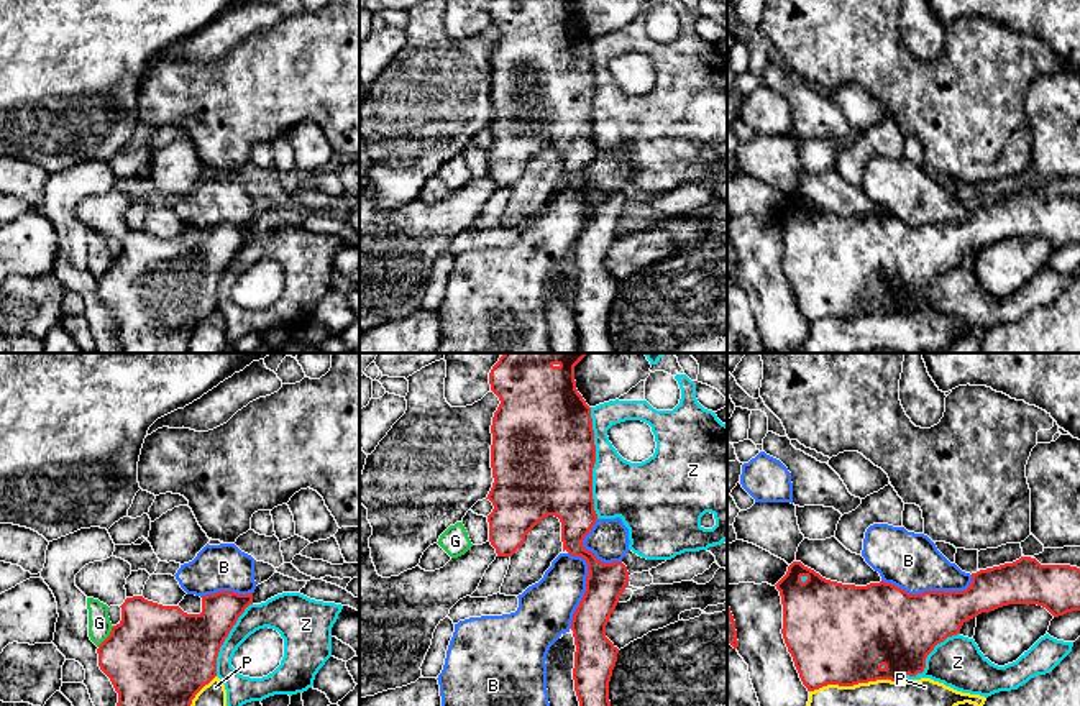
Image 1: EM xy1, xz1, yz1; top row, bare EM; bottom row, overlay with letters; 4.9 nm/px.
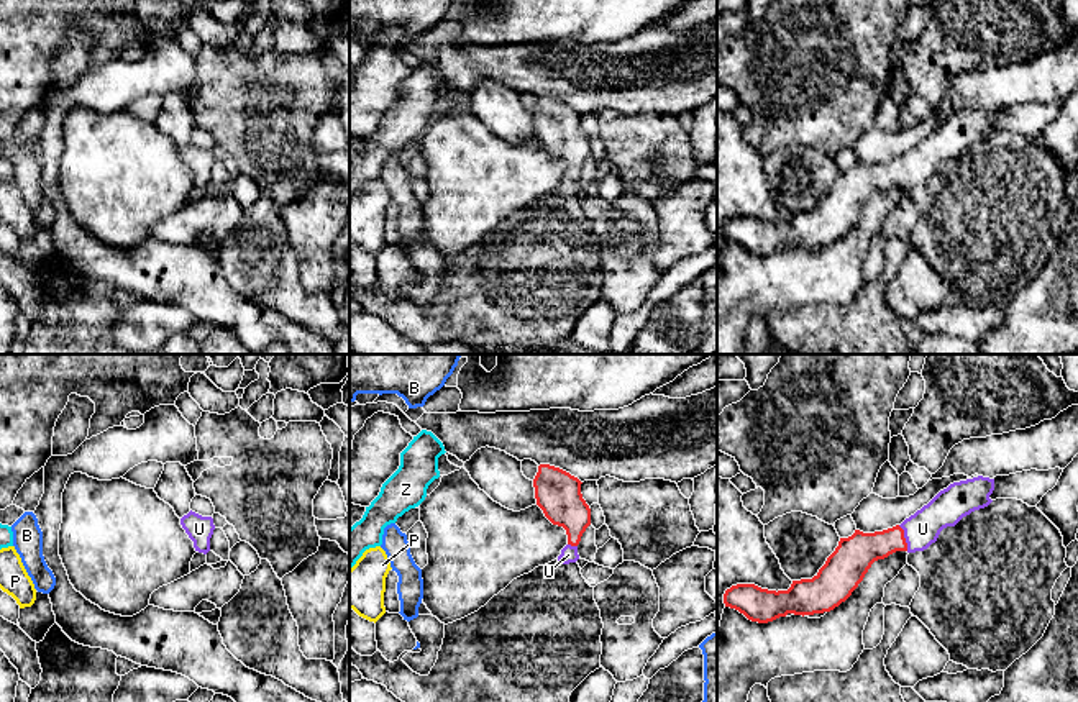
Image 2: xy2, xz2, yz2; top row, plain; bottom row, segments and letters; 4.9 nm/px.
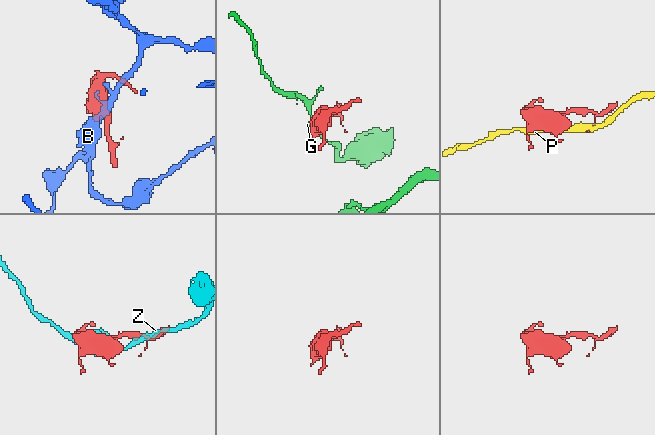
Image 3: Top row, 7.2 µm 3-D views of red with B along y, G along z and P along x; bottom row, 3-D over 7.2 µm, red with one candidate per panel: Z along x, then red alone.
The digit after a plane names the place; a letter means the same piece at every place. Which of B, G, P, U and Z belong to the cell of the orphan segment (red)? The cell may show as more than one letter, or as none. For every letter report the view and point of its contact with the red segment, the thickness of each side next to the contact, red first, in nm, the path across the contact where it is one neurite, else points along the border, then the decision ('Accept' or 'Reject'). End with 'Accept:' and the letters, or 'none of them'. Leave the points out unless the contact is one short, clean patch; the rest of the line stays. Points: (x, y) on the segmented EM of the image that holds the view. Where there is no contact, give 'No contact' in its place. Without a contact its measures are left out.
B: Touches red at yz1 (929, 591). Thickness 380 nm (red) against 280 nm. Reject
G: Touches red at xy1 (109, 636). Thickness 480 nm (red) against 110 nm. Boundary: xy1 (114, 626), (97, 646). Reject
P: Touches red at yz1 (854, 683). Thickness 500 nm (red) against 130 nm. Reject
U: Touches red at yz2 (904, 538). Thickness 180 nm (red) against 170 nm. Path across: yz2 (857, 553), (895, 538), (904, 538), (922, 528). Accept
Z: Touches red at xz1 (594, 462). Thickness 500 nm (red) against 280 nm. Reject
Accept: U

